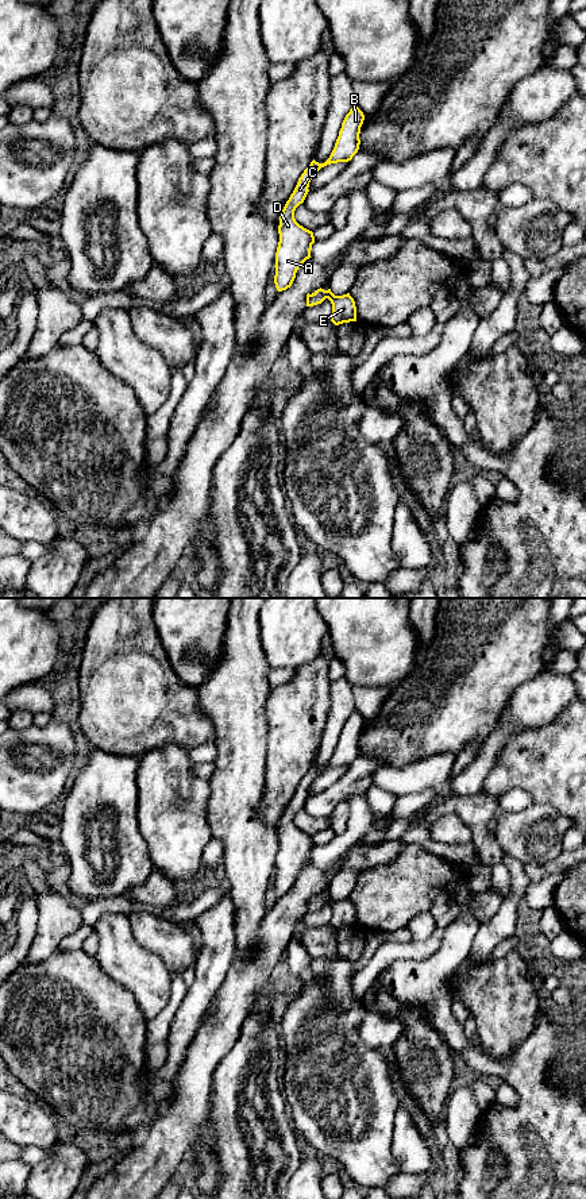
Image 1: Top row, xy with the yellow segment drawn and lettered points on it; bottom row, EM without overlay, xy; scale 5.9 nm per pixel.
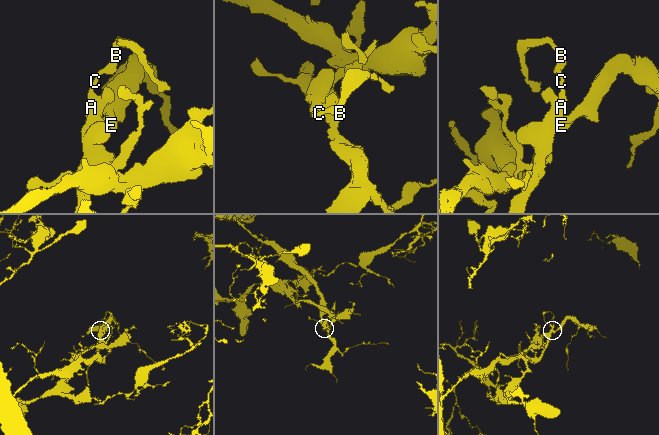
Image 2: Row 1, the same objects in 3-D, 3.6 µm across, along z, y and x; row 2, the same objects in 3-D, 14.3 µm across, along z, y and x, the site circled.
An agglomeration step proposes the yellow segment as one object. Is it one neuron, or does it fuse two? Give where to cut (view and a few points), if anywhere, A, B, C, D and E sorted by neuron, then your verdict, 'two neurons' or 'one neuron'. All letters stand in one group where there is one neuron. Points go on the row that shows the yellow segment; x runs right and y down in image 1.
no cut; A B C D E; one neuron

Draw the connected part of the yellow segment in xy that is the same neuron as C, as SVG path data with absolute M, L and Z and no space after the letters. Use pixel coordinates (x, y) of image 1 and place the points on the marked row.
M354 105L346 115L335 147L324 163L315 159L304 170L298 182L286 201L279 215L279 242L275 252L275 275L274 284L278 292L292 286L300 266L311 258L312 244L315 243L313 232L300 225L294 219L296 208L304 203L309 182L313 176L324 166L338 162L348 162L358 153L361 139L361 127L363 124L363 112Z

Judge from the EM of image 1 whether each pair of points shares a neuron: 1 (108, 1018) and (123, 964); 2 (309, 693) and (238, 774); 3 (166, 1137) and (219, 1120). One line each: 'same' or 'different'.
1: different
2: different
3: different

